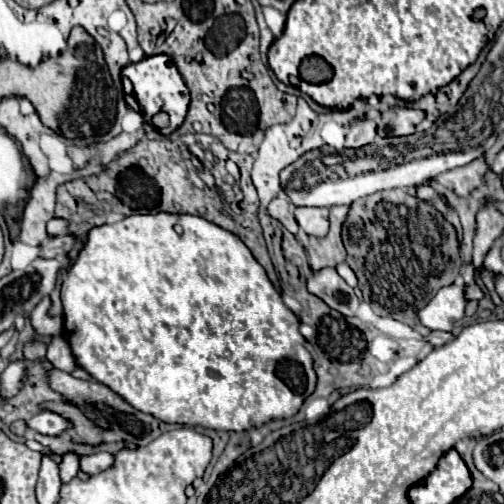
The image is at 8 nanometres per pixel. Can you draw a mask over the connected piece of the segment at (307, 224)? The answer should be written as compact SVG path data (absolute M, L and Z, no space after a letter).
M296 208L296 220L310 236L326 236L330 222L328 222L328 208Z

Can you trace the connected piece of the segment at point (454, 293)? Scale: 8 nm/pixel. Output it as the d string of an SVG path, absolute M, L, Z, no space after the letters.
M450 284L438 290L438 294L424 306L426 322L424 326L430 330L446 330L450 332L456 318L464 318L466 308L466 294L464 286Z

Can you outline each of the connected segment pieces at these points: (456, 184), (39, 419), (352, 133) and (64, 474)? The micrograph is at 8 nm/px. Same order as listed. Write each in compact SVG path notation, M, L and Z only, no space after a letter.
M476 158L474 162L442 172L438 174L438 178L434 178L438 184L446 186L448 190L452 190L456 196L468 196L474 188L478 188L484 182L484 174L488 172L488 164L482 158Z
M44 410L40 414L36 414L28 426L40 434L48 434L48 436L62 436L66 430L72 428L72 422L68 418L64 418L62 414L56 414L52 410Z
M356 118L348 128L346 148L362 148L366 144L372 144L374 138L376 138L376 122L370 118Z
M66 454L60 462L60 478L62 482L70 482L78 474L78 454Z

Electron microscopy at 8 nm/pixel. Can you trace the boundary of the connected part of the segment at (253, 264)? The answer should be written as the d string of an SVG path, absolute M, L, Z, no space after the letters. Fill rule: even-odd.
M134 214L128 216L116 224L104 224L98 228L92 228L84 248L80 250L76 262L68 268L68 274L62 284L62 304L64 304L64 330L66 340L72 346L72 352L78 360L78 364L90 372L92 378L126 398L136 410L154 414L158 420L168 424L186 424L186 426L202 426L212 430L232 430L242 432L250 428L264 426L270 420L276 418L292 418L302 402L314 392L316 388L316 372L312 368L314 360L312 354L304 346L304 336L298 332L300 320L294 312L290 312L270 278L266 276L264 268L256 262L256 258L250 254L246 244L234 236L232 232L190 214ZM180 224L184 234L178 236L174 226Z

